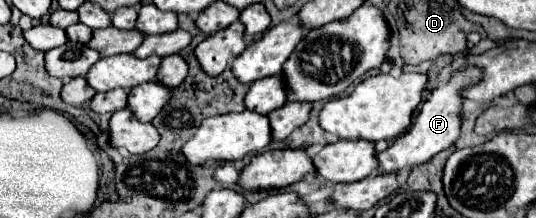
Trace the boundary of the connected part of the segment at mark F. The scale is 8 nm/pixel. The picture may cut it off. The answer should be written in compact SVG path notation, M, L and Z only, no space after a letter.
M452 73L450 81L442 87L432 91L430 99L422 105L416 121L404 131L404 135L398 135L392 145L388 145L386 151L378 153L378 169L380 173L398 173L406 167L416 167L422 163L428 163L436 153L448 149L460 135L460 109L462 109L462 97L460 97L460 85L468 85L468 81L472 81L472 77L476 77L476 73Z

